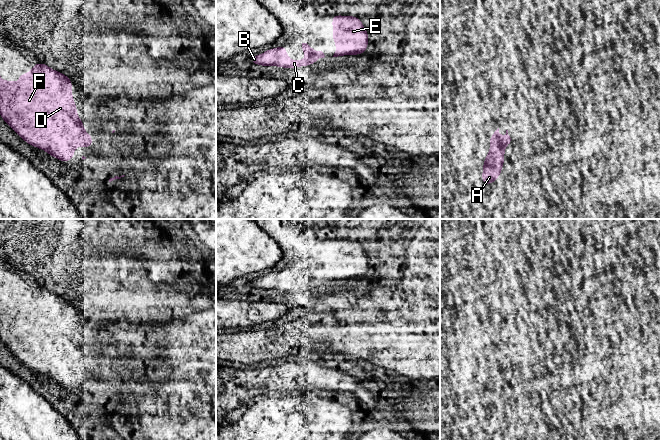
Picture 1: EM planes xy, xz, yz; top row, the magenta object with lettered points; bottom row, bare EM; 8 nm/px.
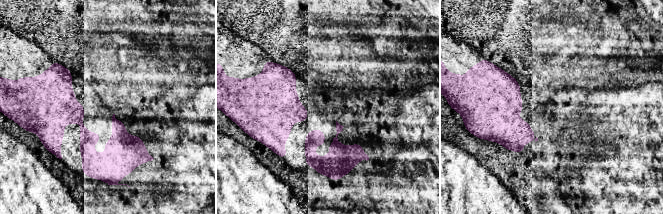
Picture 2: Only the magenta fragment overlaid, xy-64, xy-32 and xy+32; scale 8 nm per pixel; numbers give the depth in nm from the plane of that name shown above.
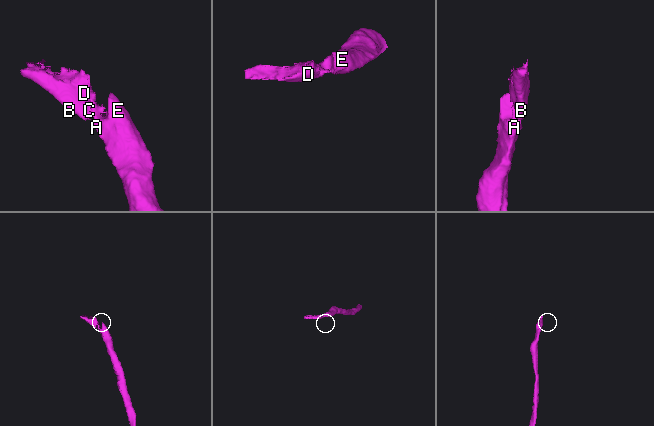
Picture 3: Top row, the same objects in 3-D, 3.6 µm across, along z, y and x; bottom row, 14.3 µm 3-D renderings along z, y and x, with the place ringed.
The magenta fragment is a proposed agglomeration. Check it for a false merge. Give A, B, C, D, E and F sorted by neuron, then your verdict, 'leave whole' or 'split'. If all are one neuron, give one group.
A B C D E F; leave whole

